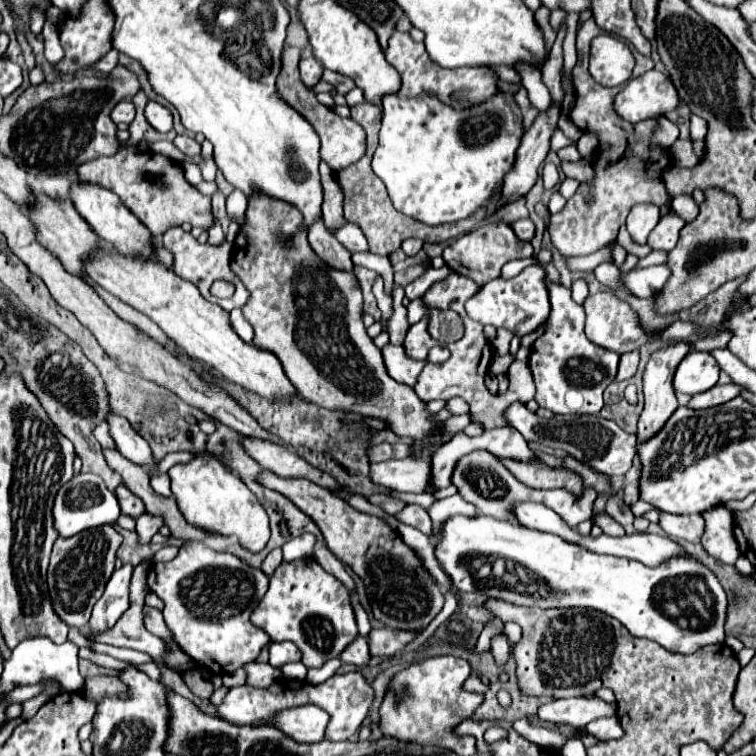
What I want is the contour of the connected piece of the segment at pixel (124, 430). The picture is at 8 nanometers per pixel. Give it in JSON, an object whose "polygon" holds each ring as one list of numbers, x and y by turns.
{"polygon":[[108,414,108,424,110,424,110,434,116,442,118,452,124,458,132,458,136,464,146,466,148,472,158,474,156,472,156,462,152,460,152,452,150,452,148,442,132,430,128,420,120,418,120,416,114,416,114,414]]}

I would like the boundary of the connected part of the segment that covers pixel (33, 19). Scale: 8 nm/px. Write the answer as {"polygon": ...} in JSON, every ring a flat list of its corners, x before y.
{"polygon":[[32,8,32,10,30,10,30,30,32,30,34,34,42,32,44,22,46,22,46,14,44,14,40,8]]}

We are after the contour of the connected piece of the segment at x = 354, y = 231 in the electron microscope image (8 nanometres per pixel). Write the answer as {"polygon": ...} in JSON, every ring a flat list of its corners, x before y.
{"polygon":[[346,224,346,226,342,226,334,236,336,236,350,252,368,250,368,242,366,242,360,226,356,226,356,224]]}

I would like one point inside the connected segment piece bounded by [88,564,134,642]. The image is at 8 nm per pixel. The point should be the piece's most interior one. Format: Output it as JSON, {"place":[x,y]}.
{"place":[114,602]}

